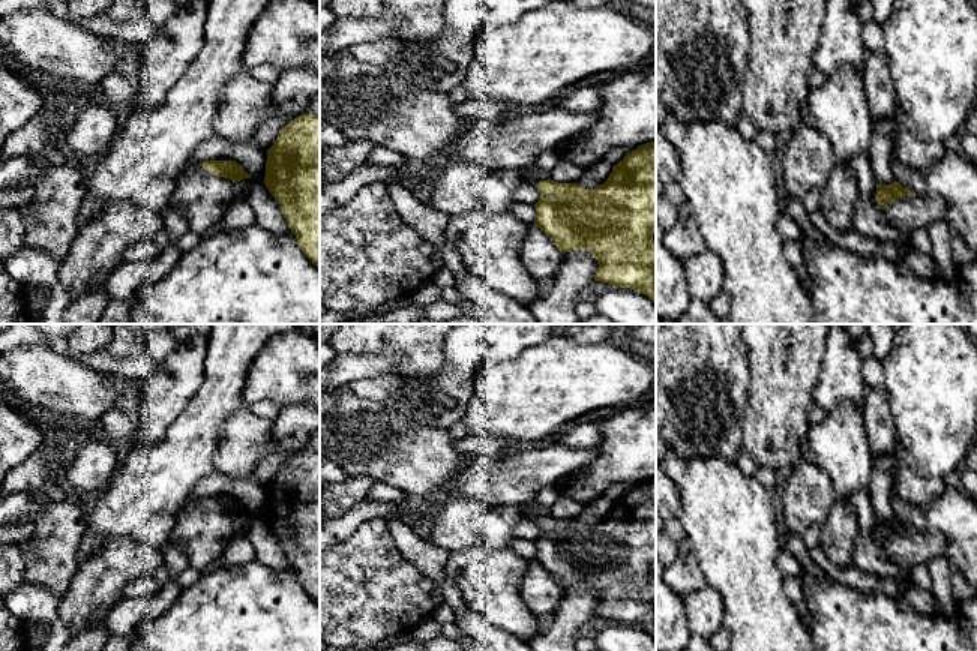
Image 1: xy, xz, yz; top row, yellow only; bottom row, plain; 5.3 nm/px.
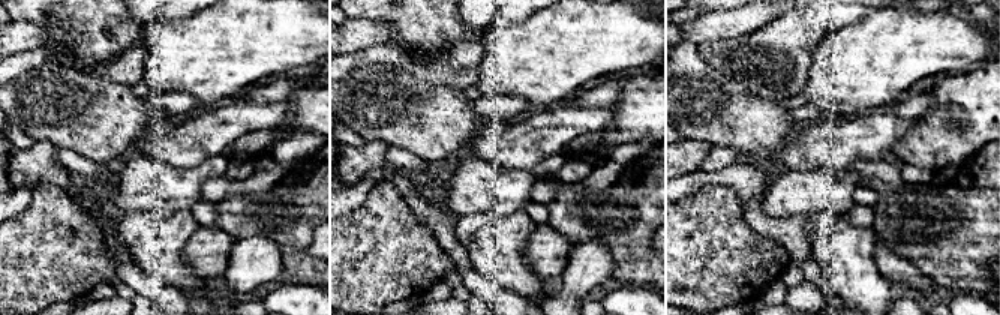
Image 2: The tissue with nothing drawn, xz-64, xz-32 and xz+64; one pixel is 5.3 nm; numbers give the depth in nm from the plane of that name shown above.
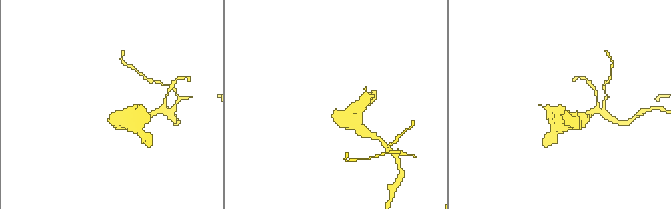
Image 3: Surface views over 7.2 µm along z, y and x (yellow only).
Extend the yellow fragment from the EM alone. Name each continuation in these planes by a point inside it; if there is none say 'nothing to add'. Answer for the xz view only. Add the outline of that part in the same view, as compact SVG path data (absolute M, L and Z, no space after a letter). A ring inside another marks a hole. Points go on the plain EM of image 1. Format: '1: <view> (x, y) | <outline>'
1: xz (532, 512) | M522 504L519 506L522 510L522 516L524 519L530 519L530 520L537 520L543 516L549 516L549 508L548 507L542 507L542 506L536 506L536 504Z

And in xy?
1: xy (203, 534) | M201 501L186 502L177 518L168 544L179 544L197 570L221 558L228 542L240 531L248 536L252 514L233 518L209 510Z

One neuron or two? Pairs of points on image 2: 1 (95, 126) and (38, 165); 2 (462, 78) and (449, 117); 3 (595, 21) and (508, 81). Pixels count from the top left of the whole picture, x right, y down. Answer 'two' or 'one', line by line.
1: two
2: two
3: one

